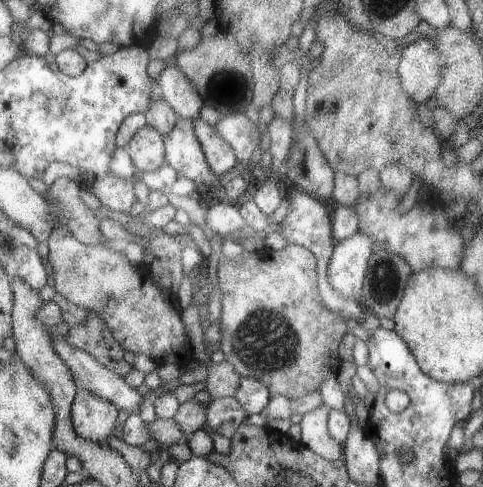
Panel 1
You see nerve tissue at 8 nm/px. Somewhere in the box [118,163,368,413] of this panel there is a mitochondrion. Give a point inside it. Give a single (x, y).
(266, 345)

